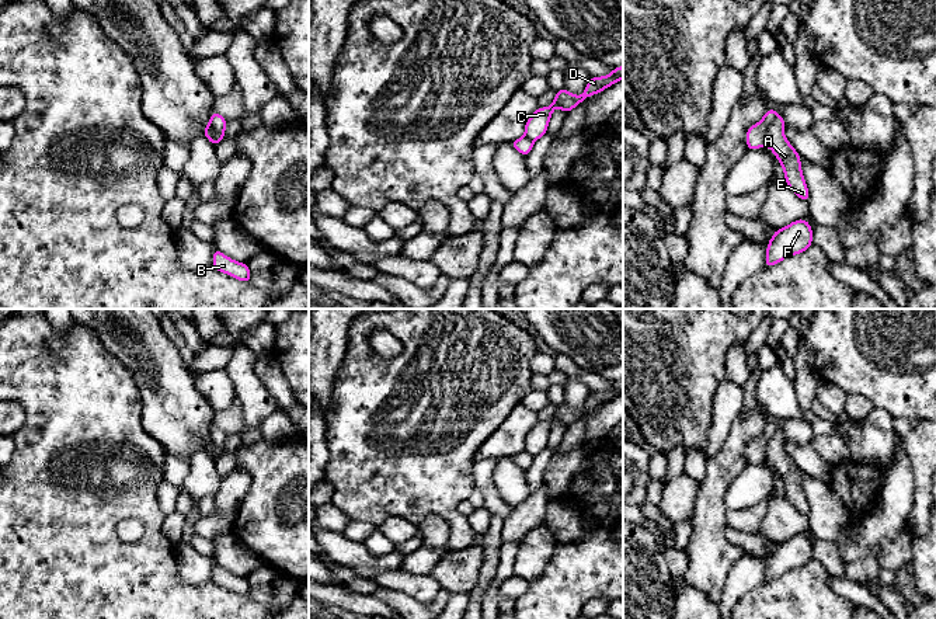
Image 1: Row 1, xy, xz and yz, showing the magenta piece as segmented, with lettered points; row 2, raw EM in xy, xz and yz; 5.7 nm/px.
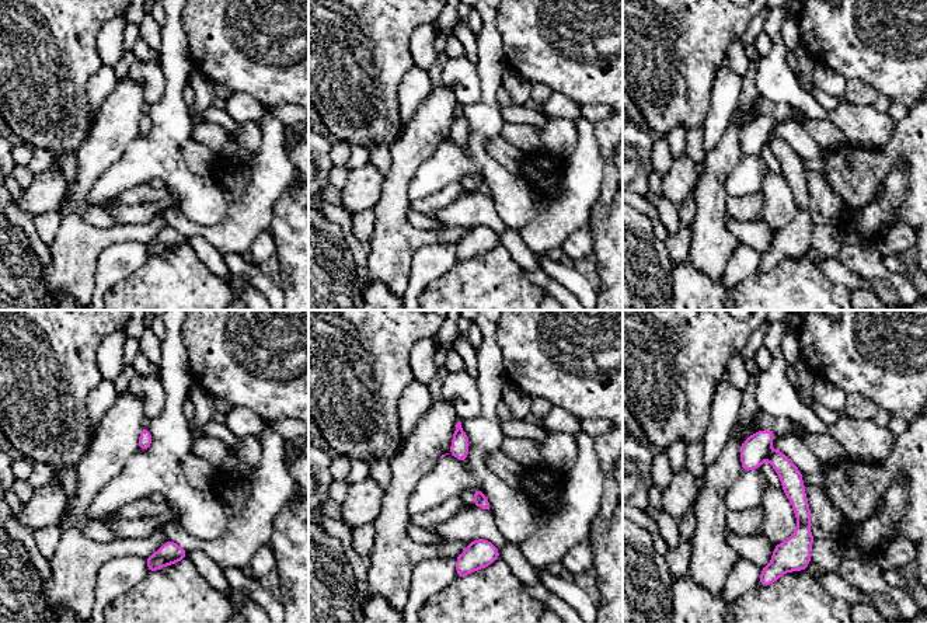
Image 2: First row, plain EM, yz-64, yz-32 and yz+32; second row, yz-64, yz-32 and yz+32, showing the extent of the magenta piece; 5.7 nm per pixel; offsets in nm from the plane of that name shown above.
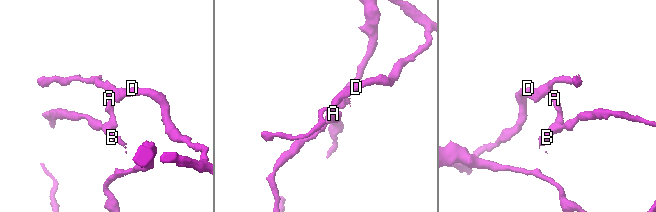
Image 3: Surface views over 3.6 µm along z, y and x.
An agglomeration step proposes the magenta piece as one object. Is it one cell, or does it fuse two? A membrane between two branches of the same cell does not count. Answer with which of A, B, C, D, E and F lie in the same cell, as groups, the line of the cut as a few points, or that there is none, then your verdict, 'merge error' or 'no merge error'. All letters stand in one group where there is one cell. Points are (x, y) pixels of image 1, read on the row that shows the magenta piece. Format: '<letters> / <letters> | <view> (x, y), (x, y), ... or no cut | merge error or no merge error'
A B E F / C D | yz (778, 114), (768, 127), (765, 143) | merge error

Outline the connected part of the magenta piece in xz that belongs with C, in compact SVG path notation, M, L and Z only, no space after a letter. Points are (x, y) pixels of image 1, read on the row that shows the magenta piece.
M623 66L615 67L613 72L603 77L591 77L582 95L574 95L566 88L556 91L554 101L550 107L537 108L533 115L526 121L525 136L535 142L547 132L547 125L550 117L556 107L563 109L566 114L574 107L581 104L585 98L601 93L602 90L610 87L616 81L623 79Z

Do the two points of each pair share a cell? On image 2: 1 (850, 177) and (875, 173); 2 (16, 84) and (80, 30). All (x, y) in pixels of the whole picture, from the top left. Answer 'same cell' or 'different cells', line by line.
1: same cell
2: same cell

